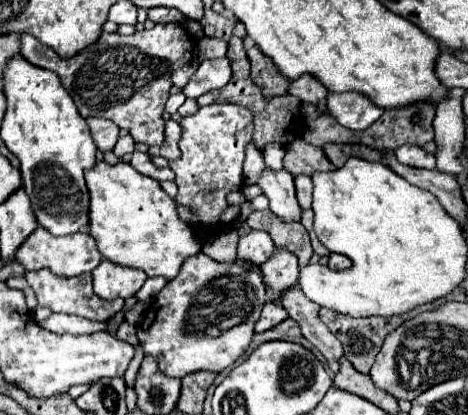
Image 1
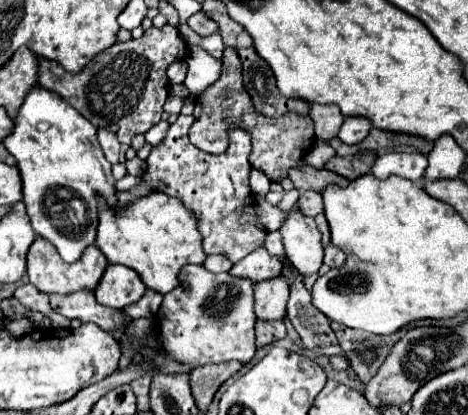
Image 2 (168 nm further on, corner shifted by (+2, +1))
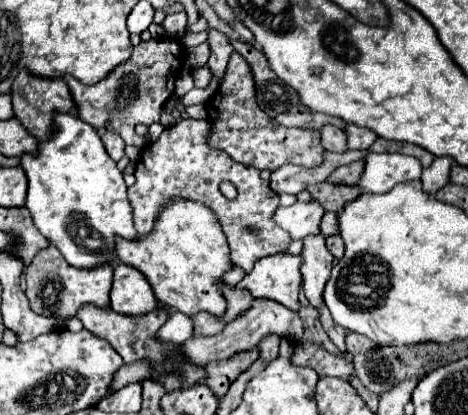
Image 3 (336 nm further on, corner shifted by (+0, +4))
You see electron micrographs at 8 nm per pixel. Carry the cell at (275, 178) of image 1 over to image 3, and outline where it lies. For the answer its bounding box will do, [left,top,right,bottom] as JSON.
[302,236,332,308]

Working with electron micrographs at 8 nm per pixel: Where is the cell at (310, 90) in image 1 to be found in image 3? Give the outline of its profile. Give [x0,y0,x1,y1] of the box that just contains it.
[320,124,348,152]

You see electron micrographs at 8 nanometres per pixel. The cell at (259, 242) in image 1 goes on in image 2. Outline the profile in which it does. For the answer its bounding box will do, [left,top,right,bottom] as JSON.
[230,249,282,283]

